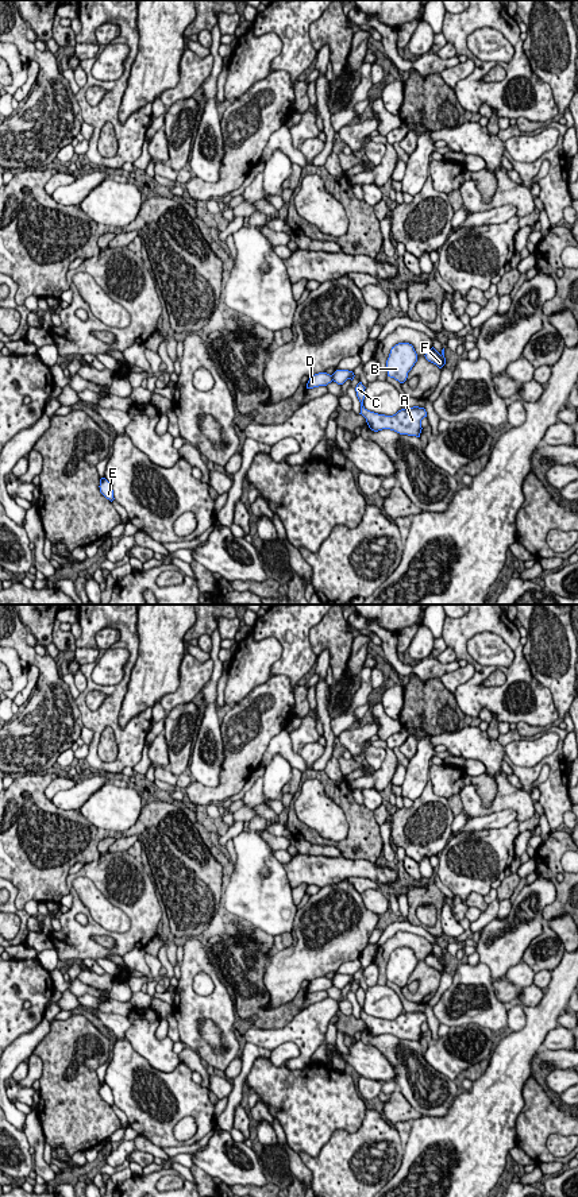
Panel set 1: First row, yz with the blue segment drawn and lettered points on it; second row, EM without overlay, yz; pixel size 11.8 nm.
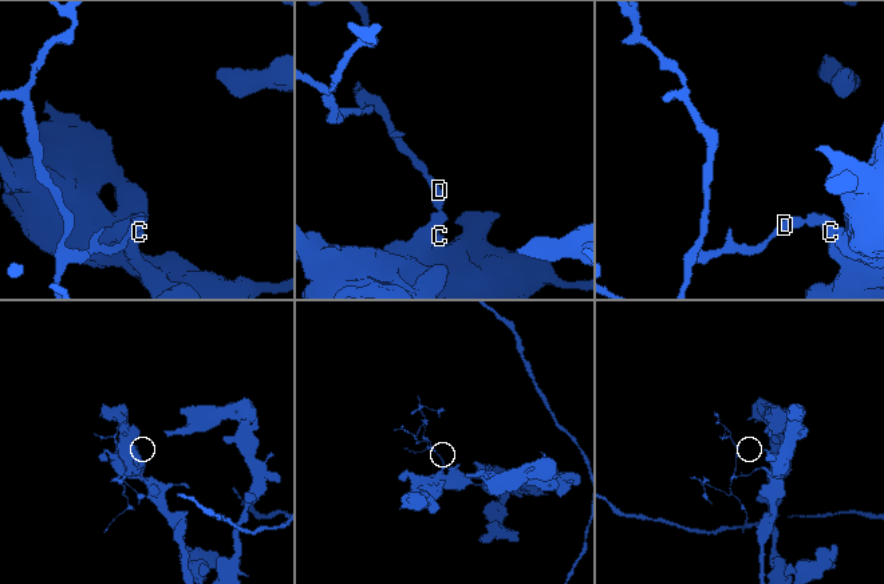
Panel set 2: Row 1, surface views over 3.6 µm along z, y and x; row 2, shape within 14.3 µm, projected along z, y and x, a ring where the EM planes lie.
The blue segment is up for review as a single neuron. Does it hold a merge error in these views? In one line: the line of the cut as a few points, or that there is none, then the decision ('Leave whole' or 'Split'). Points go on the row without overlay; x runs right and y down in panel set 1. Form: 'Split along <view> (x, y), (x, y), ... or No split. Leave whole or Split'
Split along yz (331, 980), (332, 984). Split

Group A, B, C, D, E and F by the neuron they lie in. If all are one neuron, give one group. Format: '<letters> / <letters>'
A B C F / D E

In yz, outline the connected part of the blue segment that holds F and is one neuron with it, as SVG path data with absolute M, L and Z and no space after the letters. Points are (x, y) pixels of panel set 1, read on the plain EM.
M434 951L425 957L425 964L434 969L436 969L439 973L442 973L446 969L444 962L444 953L439 958Z

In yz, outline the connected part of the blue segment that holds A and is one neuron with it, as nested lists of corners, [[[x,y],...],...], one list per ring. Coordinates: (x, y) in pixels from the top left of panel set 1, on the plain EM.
[[[359,986],[355,992],[357,1001],[361,1007],[361,1018],[369,1030],[369,1032],[374,1036],[382,1034],[390,1034],[400,1039],[416,1040],[420,1042],[421,1038],[421,1024],[427,1022],[427,1016],[424,1012],[413,1011],[398,1015],[393,1020],[378,1019],[367,1015],[363,1011],[365,1004],[365,991]]]

